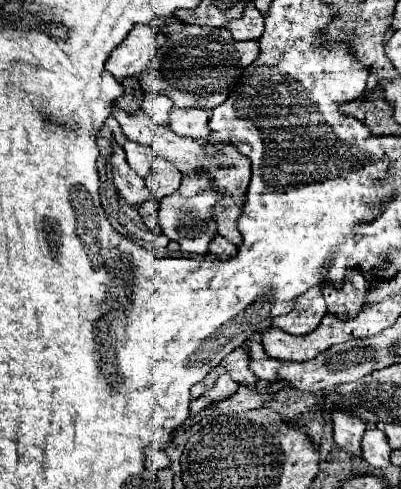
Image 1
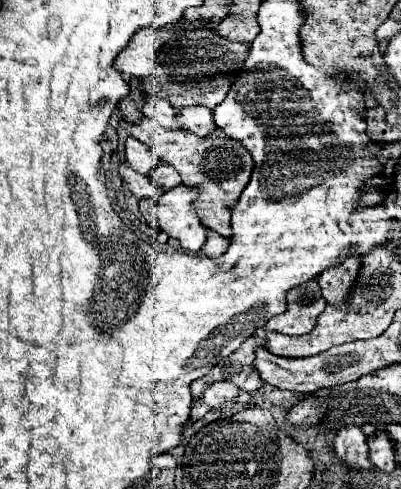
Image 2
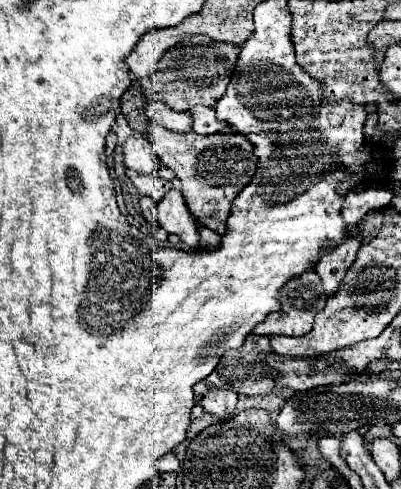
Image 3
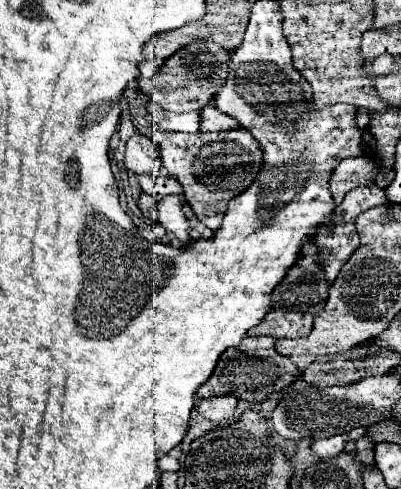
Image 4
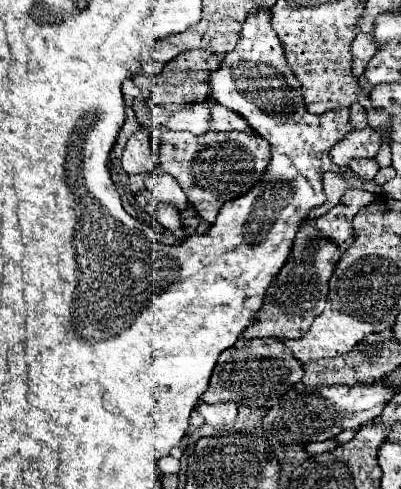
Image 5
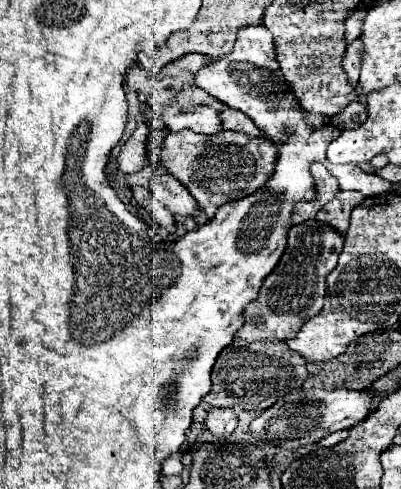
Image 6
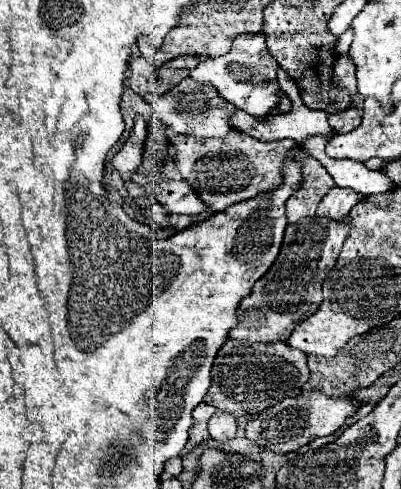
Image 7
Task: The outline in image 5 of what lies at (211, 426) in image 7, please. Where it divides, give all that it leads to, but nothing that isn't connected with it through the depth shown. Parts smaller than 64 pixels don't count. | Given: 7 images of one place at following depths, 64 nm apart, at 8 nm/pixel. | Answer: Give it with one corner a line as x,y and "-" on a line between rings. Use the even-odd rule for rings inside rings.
224,402
224,404
200,404
198,412
202,414
204,422
212,428
228,428
236,422
236,404

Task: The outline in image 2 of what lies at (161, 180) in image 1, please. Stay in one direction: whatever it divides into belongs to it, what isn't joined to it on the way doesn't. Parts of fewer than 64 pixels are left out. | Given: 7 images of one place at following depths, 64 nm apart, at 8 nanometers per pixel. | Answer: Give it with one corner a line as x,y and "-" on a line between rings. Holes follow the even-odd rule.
158,162
158,166
156,166
154,172
150,174
150,178
152,178
154,184
158,184
158,186
162,186
162,188
166,188
166,190
170,190
170,188
174,188
174,186
180,184
178,172
176,172
172,166
164,164
164,162

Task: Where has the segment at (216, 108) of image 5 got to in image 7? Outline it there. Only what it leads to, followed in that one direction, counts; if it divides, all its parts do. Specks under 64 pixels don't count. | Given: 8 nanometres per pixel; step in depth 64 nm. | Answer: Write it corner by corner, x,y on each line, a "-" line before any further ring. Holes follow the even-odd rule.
284,68
278,70
278,84
290,96
290,102
292,102
292,110
288,114
276,114
276,116
266,116
264,120
258,120
258,118
254,118
248,112
238,110
238,112
234,112
230,116
230,126
240,130
240,132
244,132
244,134
248,134
248,136
252,136
252,138
256,138
256,140
260,140
260,142
276,142
276,140
284,140
284,138
292,138
296,142
304,142
304,140
308,140
312,136
324,136
330,142
332,136
334,136
334,130
328,124
326,112
312,110
312,108
308,110
308,106
302,104
300,90
296,88
296,82
288,76
288,72
284,72

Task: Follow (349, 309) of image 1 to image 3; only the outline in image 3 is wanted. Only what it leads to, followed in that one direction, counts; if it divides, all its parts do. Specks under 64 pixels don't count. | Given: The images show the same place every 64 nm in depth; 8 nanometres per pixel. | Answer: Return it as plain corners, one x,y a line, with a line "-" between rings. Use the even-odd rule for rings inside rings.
348,236
344,244
338,244
336,248
332,248
332,252
324,252
324,256
320,256
314,270
320,274
326,294
334,294
338,290
344,278
344,272
350,268
350,264
356,258
358,248
360,248
360,242
356,240
356,236

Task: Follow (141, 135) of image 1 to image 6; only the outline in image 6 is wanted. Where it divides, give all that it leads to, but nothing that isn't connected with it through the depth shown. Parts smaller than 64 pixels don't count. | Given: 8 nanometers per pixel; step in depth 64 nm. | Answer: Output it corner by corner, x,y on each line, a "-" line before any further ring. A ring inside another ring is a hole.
182,130
166,136
160,160
170,174
190,190
206,216
212,218
222,204
250,196
272,178
278,146
280,144
266,138
252,138
232,130
224,130
216,136
200,136
190,130

